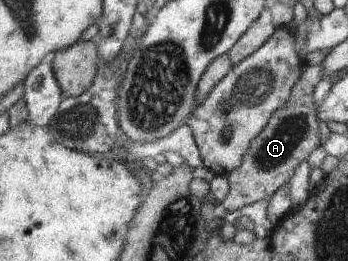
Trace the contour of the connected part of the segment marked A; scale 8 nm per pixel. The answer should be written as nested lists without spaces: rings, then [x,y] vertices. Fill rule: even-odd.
[[[322,62],[305,66],[287,103],[271,115],[263,131],[251,141],[241,166],[226,176],[229,180],[229,194],[221,204],[227,213],[270,199],[291,180],[297,167],[307,161],[311,152],[320,145],[320,121],[317,121],[317,104],[312,99],[320,80],[323,80]]]

